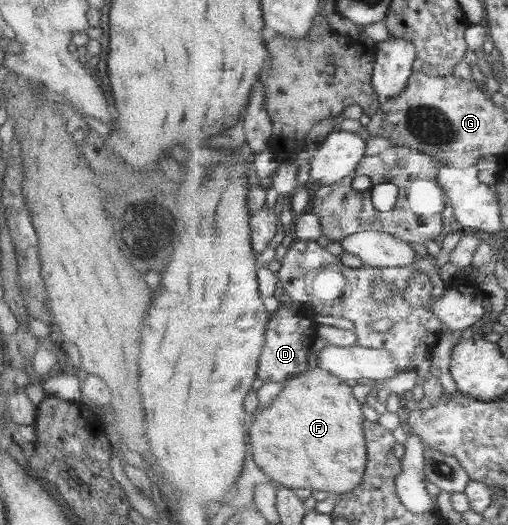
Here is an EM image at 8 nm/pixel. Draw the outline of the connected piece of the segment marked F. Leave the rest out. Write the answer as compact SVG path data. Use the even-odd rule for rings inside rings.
M313 368L293 376L248 426L255 465L290 489L351 492L363 482L369 464L362 405L346 381L325 369Z

